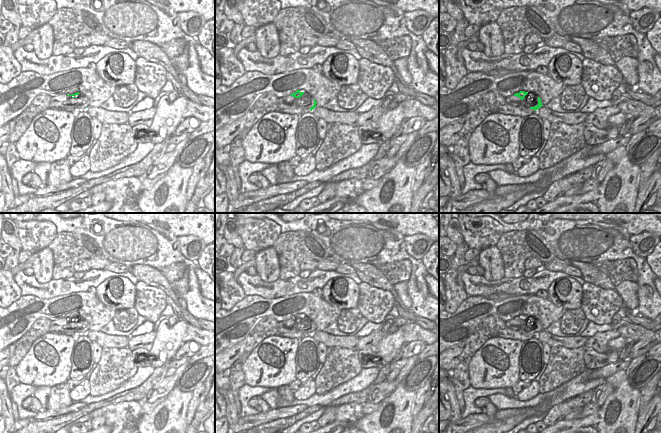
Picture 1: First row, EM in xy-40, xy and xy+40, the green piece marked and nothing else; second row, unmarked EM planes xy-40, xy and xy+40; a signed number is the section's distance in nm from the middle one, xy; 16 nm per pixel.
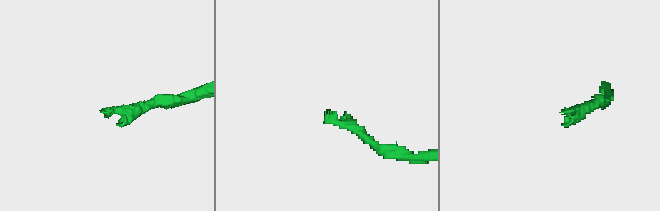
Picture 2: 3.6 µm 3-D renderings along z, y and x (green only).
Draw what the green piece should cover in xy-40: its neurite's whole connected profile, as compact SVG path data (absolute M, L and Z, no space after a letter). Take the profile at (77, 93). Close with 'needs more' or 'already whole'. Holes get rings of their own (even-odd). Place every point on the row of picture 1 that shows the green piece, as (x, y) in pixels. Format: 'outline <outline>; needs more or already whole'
outline M79 92L68 95L61 94L51 97L49 109L78 109L85 111L89 107L89 100Z; needs more

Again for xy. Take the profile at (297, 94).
outline M297 90L295 93L278 98L280 103L287 105L295 105L301 107L305 111L312 111L316 106L316 100L306 92L301 92Z; needs more

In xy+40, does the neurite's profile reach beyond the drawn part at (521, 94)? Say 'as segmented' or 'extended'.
extended

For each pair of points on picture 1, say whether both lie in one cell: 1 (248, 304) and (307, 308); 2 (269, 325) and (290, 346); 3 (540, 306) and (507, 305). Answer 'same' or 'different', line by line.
1: same
2: different
3: same

